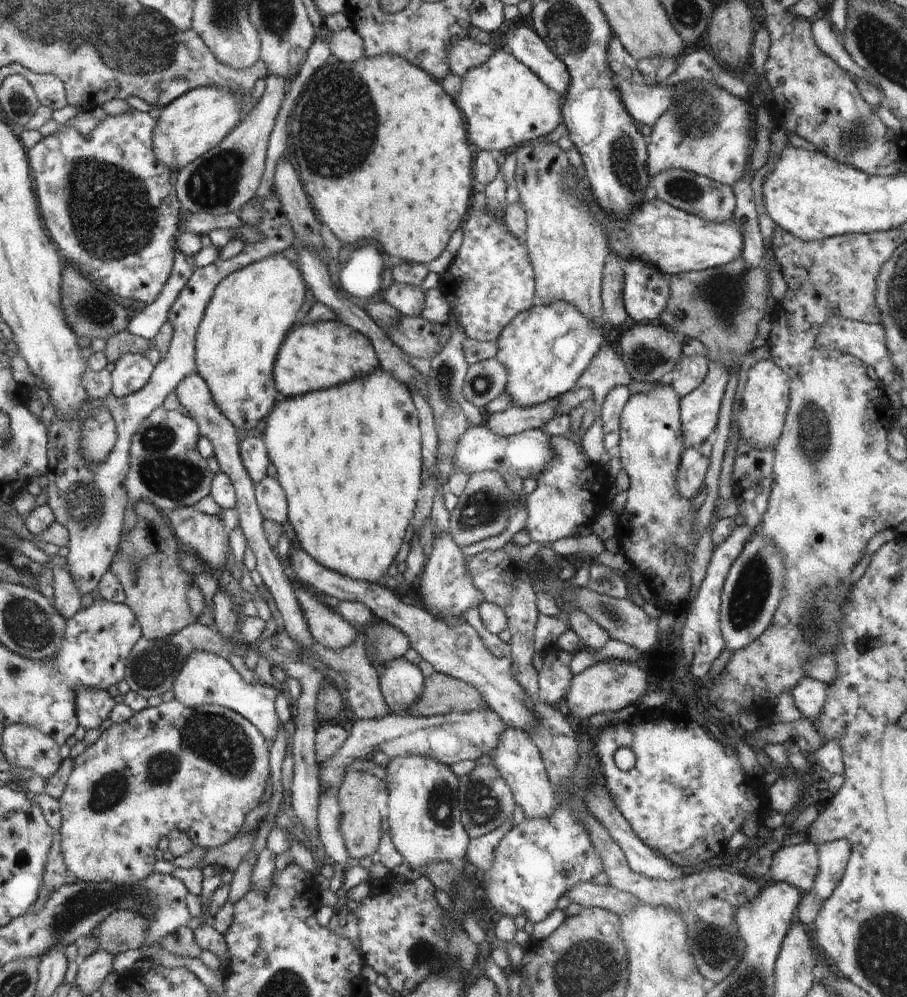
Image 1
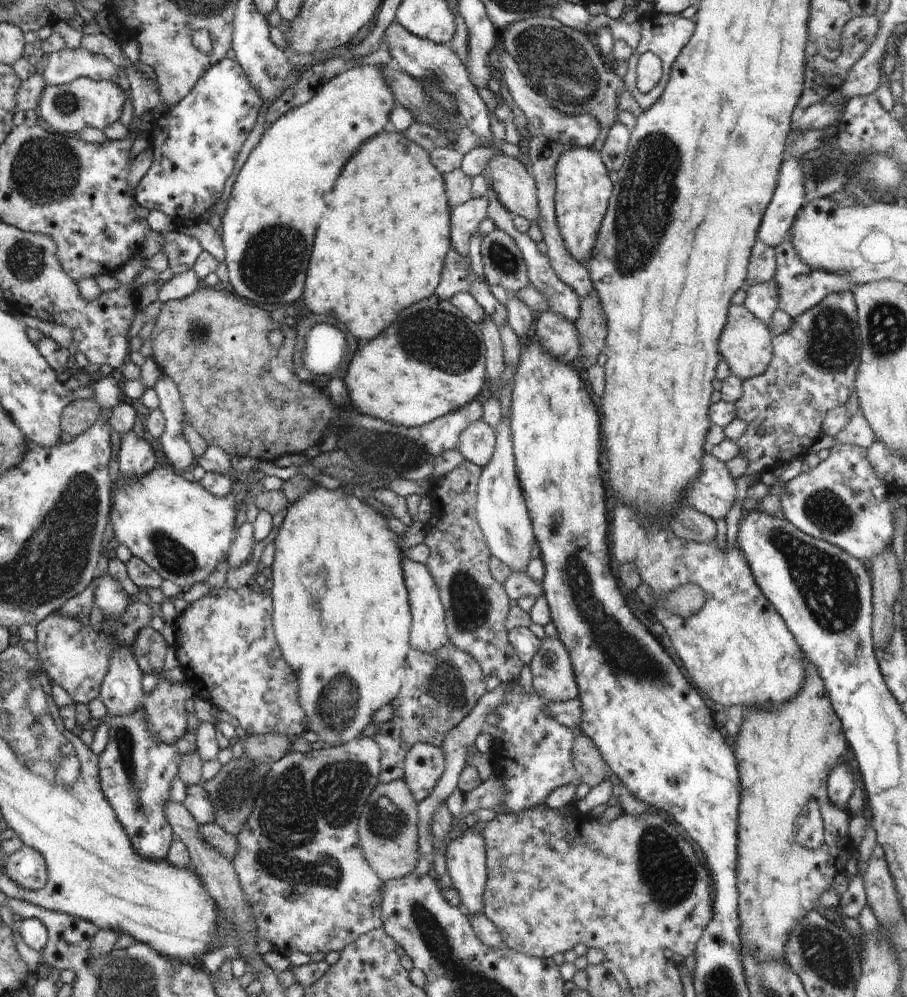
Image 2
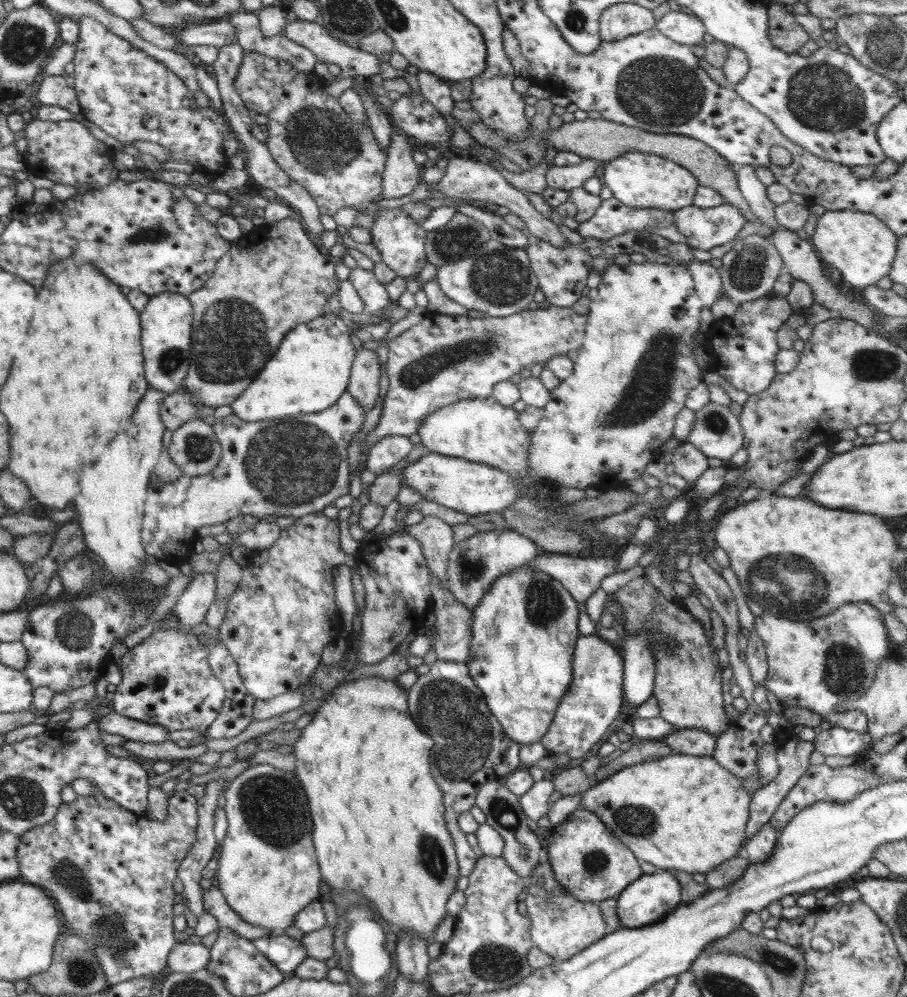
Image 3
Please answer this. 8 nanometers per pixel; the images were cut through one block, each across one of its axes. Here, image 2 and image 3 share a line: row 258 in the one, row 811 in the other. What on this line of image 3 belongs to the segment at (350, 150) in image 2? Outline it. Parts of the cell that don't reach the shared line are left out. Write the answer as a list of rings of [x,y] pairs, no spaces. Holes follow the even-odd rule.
[[[262,763],[256,766],[248,767],[233,780],[226,783],[223,791],[224,800],[226,800],[225,813],[227,816],[227,833],[220,842],[220,851],[217,854],[219,862],[216,878],[218,879],[218,888],[222,891],[226,902],[238,913],[238,916],[248,924],[256,924],[260,928],[269,930],[272,935],[285,934],[288,926],[293,926],[296,915],[313,900],[318,900],[320,896],[320,870],[314,854],[314,844],[312,844],[312,820],[310,820],[310,810],[308,810],[308,800],[302,790],[301,782],[296,782],[295,771],[282,771],[273,765]]]

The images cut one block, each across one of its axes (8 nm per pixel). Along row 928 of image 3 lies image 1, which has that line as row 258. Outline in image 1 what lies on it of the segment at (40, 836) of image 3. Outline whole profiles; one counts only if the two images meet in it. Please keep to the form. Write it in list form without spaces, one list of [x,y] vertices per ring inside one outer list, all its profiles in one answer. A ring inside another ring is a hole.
[[[129,106],[120,113],[121,115],[119,116],[111,116],[109,114],[88,135],[78,134],[74,127],[64,124],[57,133],[44,137],[40,143],[27,150],[27,157],[43,225],[65,263],[72,264],[75,268],[78,268],[80,272],[90,278],[91,281],[96,282],[98,286],[112,296],[117,294],[122,296],[124,300],[136,300],[136,302],[144,302],[144,305],[149,305],[160,294],[173,267],[173,258],[177,251],[175,235],[178,233],[181,204],[176,196],[174,187],[172,188],[172,184],[170,184],[170,173],[172,171],[155,157],[153,151],[153,130],[157,123],[156,113],[140,112],[129,108]]]

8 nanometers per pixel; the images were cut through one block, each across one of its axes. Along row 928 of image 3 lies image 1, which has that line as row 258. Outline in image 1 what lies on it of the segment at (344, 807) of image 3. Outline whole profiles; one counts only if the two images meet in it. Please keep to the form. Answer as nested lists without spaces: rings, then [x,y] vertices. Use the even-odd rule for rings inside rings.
[[[376,55],[362,57],[351,63],[337,61],[334,64],[326,63],[310,77],[307,85],[299,94],[296,106],[289,121],[290,154],[298,172],[303,189],[307,194],[312,208],[322,224],[326,224],[335,237],[334,245],[352,244],[358,240],[378,240],[386,254],[399,258],[400,261],[420,263],[425,266],[432,260],[436,260],[448,244],[450,236],[461,226],[472,205],[472,177],[473,177],[473,152],[470,151],[467,129],[462,120],[462,113],[456,104],[456,100],[444,91],[444,88],[435,78],[432,78],[425,70],[409,63],[401,56]]]

